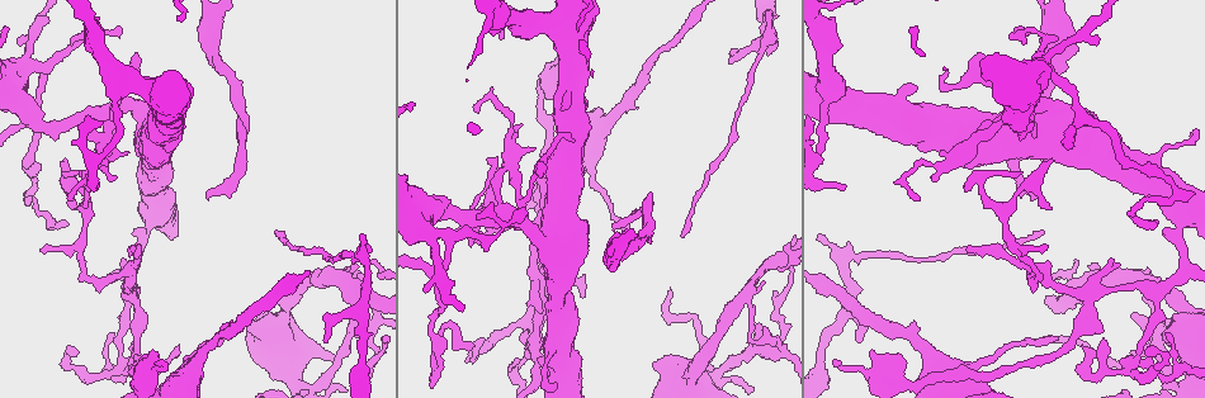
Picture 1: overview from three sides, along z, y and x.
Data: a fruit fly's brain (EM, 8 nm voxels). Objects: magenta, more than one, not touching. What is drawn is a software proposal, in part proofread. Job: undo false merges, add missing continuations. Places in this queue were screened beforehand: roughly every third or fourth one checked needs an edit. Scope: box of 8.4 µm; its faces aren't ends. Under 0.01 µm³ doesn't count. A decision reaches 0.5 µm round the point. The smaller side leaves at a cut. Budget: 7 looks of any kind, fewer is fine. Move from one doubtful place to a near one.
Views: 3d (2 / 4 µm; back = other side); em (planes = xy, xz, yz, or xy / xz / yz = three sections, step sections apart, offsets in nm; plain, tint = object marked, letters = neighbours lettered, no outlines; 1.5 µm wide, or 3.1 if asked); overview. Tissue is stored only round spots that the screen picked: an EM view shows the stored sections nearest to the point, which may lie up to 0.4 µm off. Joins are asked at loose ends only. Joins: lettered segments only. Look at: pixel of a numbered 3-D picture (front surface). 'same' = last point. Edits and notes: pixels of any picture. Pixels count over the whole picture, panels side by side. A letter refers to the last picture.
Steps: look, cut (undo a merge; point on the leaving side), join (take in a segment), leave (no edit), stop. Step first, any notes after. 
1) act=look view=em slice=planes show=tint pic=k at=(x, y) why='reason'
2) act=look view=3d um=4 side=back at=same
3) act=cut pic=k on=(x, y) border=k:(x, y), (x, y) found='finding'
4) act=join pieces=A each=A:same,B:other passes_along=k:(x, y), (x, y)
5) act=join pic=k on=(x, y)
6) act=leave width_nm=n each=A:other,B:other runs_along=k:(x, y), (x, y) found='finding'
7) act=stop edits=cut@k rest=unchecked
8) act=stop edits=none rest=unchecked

act=look view=3d um=4 pic=1 at=(1057, 337) why='thin end'

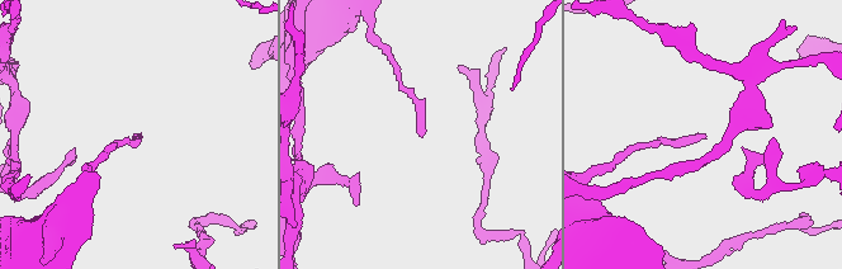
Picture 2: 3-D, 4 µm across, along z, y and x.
act=look view=em slice=planes show=tint pic=2 at=(705, 134) why='shape alone is not enough'

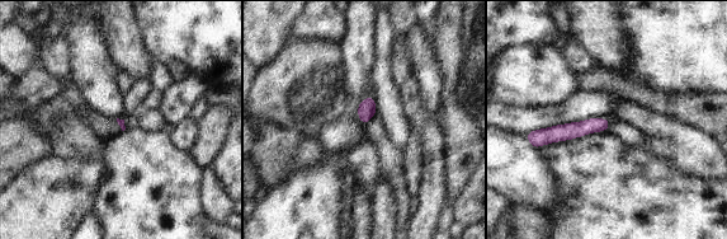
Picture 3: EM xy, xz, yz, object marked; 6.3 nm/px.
act=look view=em slice=planes show=letters at=same

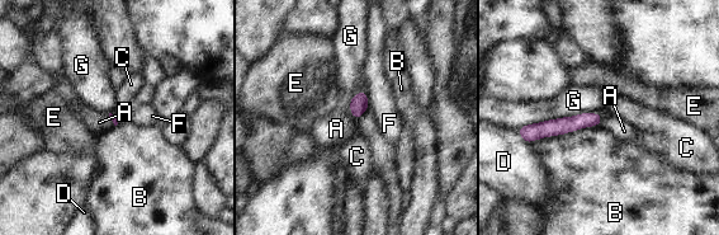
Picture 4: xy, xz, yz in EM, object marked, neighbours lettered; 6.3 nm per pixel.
act=leave each=A:other,B:other,C:other,D:other,E:other,F:other,G:other runs_along=4:(597, 117), (538, 131), (525, 131) found='none of them fits'

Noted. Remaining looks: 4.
act=look view=3d um=4 pic=1 at=(363, 257) why='branch point'

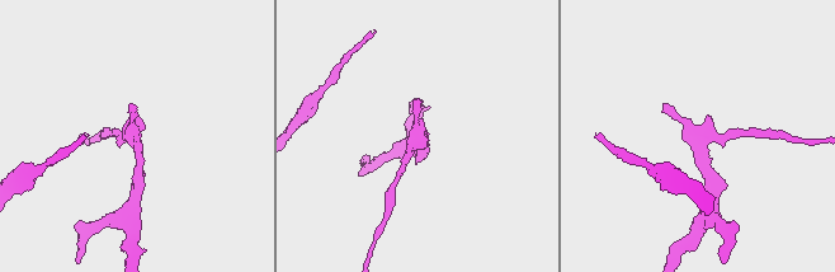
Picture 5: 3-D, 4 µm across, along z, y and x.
act=look view=em slice=planes show=letters pic=5 at=(133, 138) why='need the tissue'

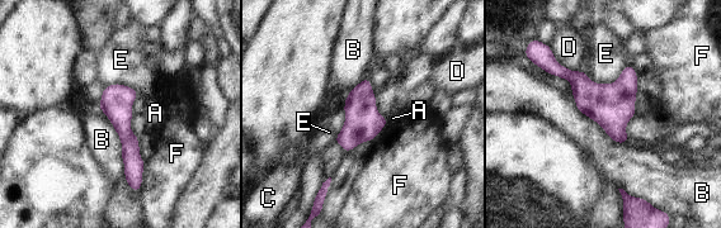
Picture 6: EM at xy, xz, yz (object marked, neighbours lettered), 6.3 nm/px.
act=leave longest_contact=B:500nm each=A:other,B:other,C:other,D:other,E:other,F:other found='continuous, no second cell'

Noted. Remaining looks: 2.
act=look view=em slice=xy step=8 show=letters pic=1 at=(71, 208) why='free end'

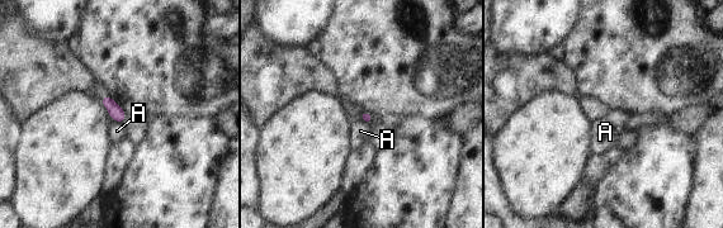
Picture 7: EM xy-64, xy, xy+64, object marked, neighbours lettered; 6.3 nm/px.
act=leave each=A:other border=7:(359, 119), (369, 123) found='none of them fits'

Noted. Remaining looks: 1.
act=stop edits=none rest=unchecked

